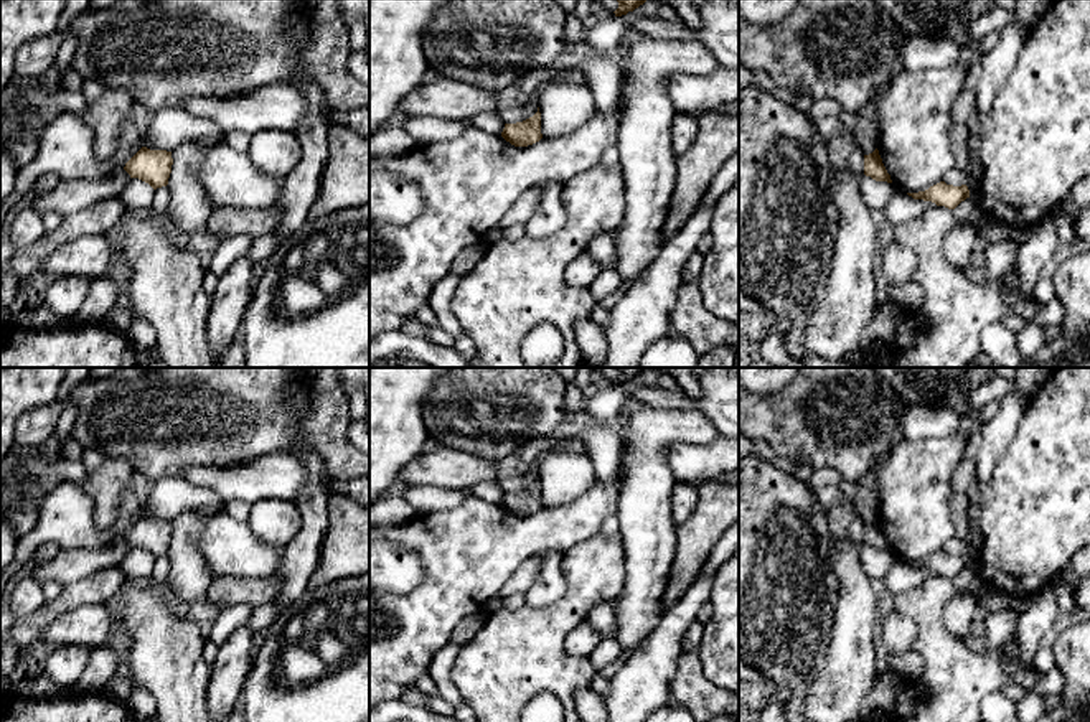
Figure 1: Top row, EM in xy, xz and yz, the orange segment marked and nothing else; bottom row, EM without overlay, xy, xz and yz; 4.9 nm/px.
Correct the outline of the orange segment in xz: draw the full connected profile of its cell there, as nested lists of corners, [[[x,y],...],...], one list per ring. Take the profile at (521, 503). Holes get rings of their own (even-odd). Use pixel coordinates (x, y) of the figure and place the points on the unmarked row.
[[[539,476],[533,486],[523,491],[505,493],[501,506],[514,516],[528,516],[539,511],[543,508]]]

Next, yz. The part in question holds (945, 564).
[[[940,551],[925,560],[907,562],[907,564],[912,565],[914,569],[932,570],[937,575],[955,579],[961,570],[970,567],[970,559],[966,554],[953,556],[947,554],[945,551]]]

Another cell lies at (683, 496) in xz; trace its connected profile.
[[[676,483],[671,491],[671,518],[681,524],[696,508],[698,486],[688,483]]]

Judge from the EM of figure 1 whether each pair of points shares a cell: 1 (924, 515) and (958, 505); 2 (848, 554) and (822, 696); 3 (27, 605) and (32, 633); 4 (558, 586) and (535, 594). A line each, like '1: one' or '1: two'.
1: two
2: one
3: two
4: one

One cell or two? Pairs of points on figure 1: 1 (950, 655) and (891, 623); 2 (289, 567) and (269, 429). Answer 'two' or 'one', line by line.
1: two
2: two

